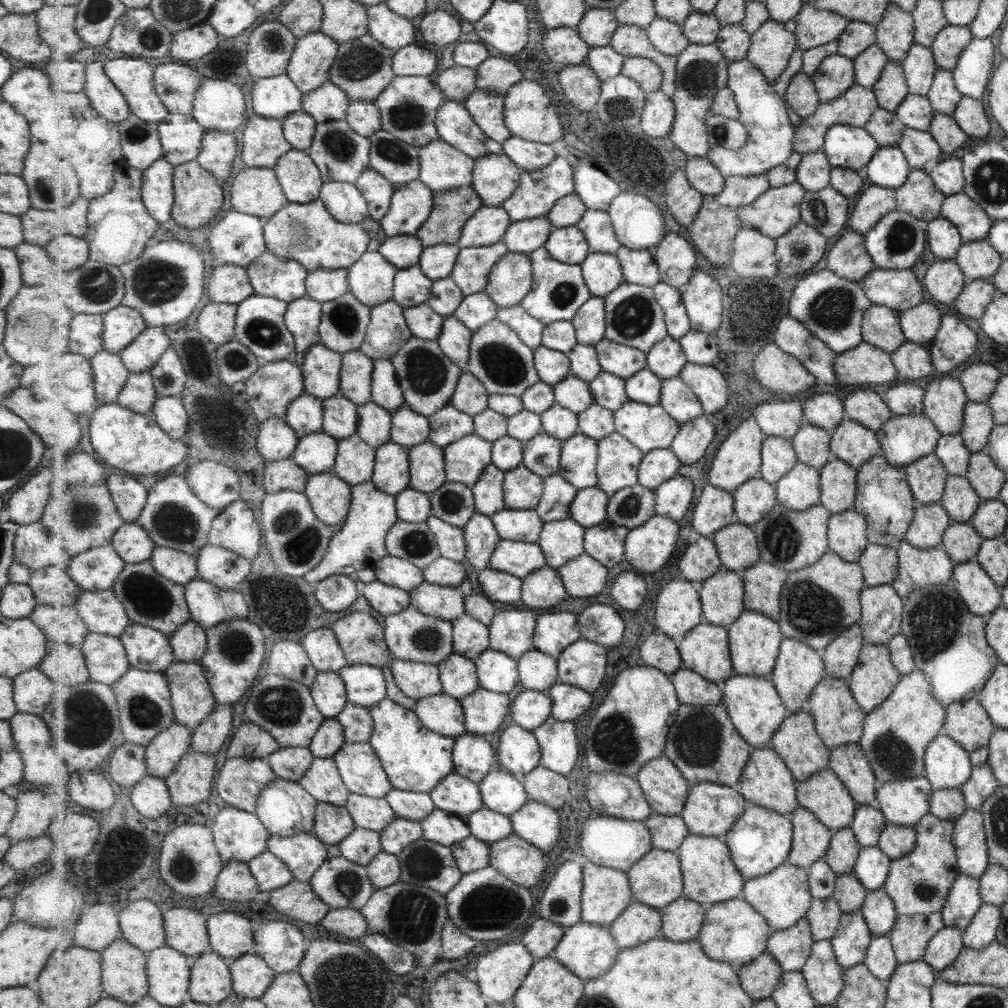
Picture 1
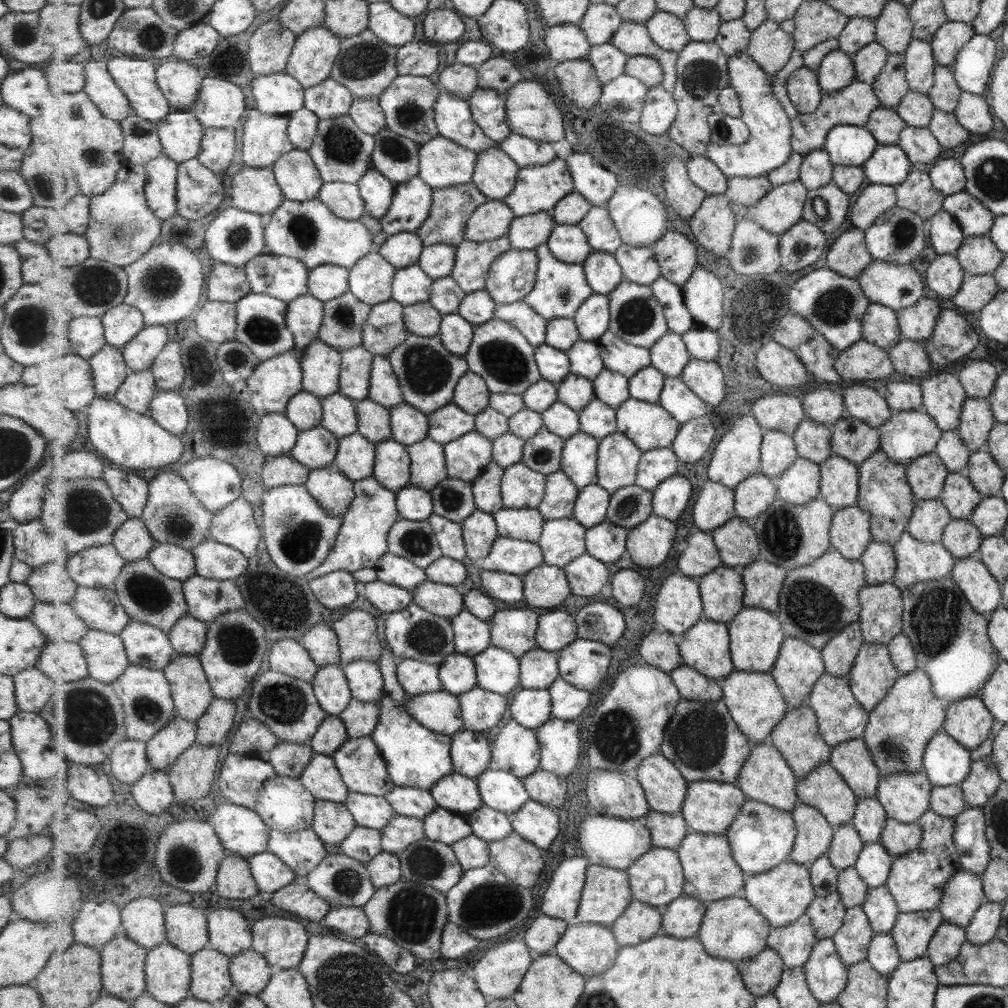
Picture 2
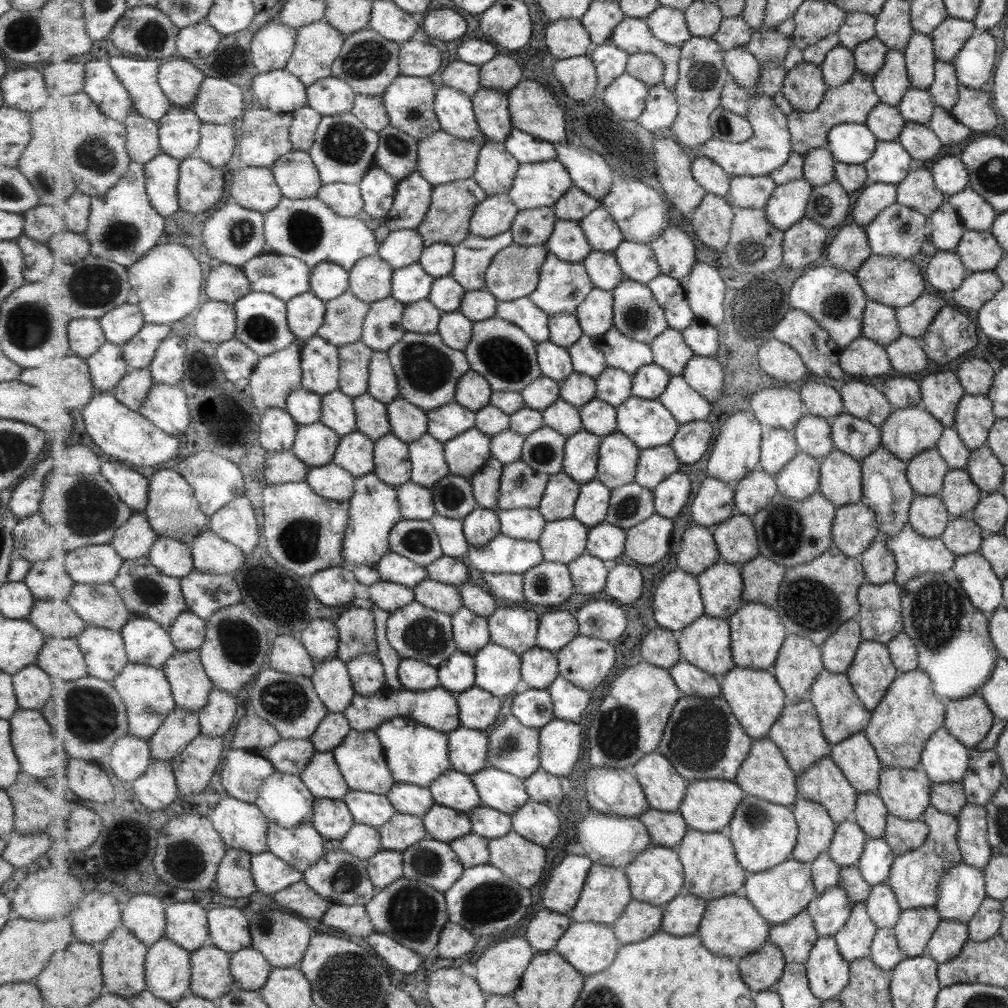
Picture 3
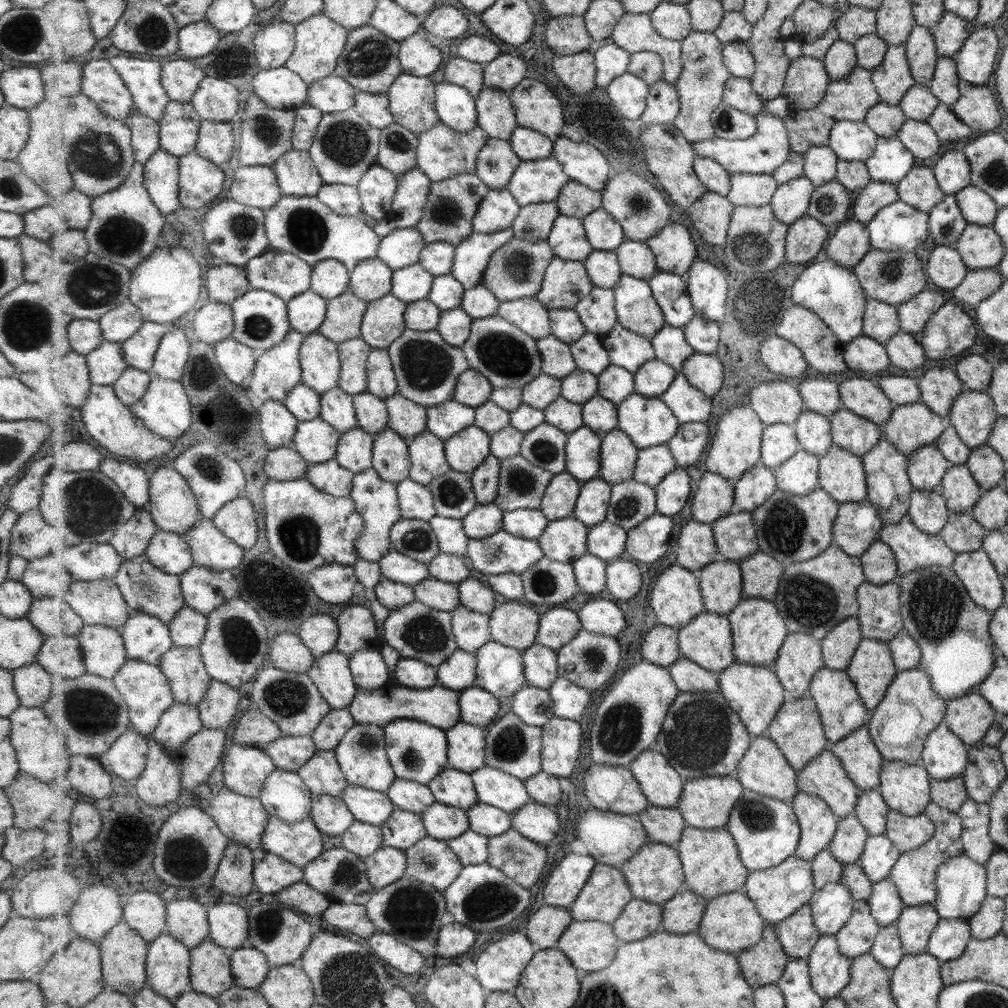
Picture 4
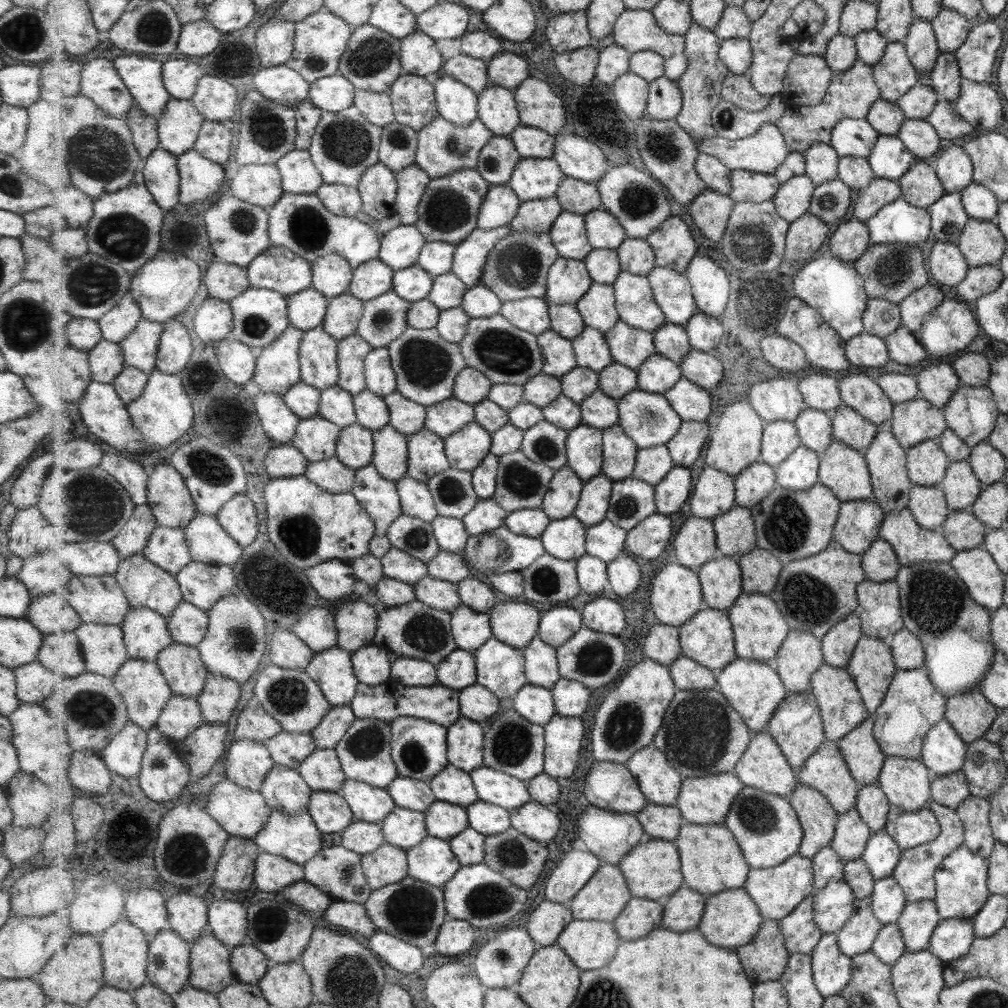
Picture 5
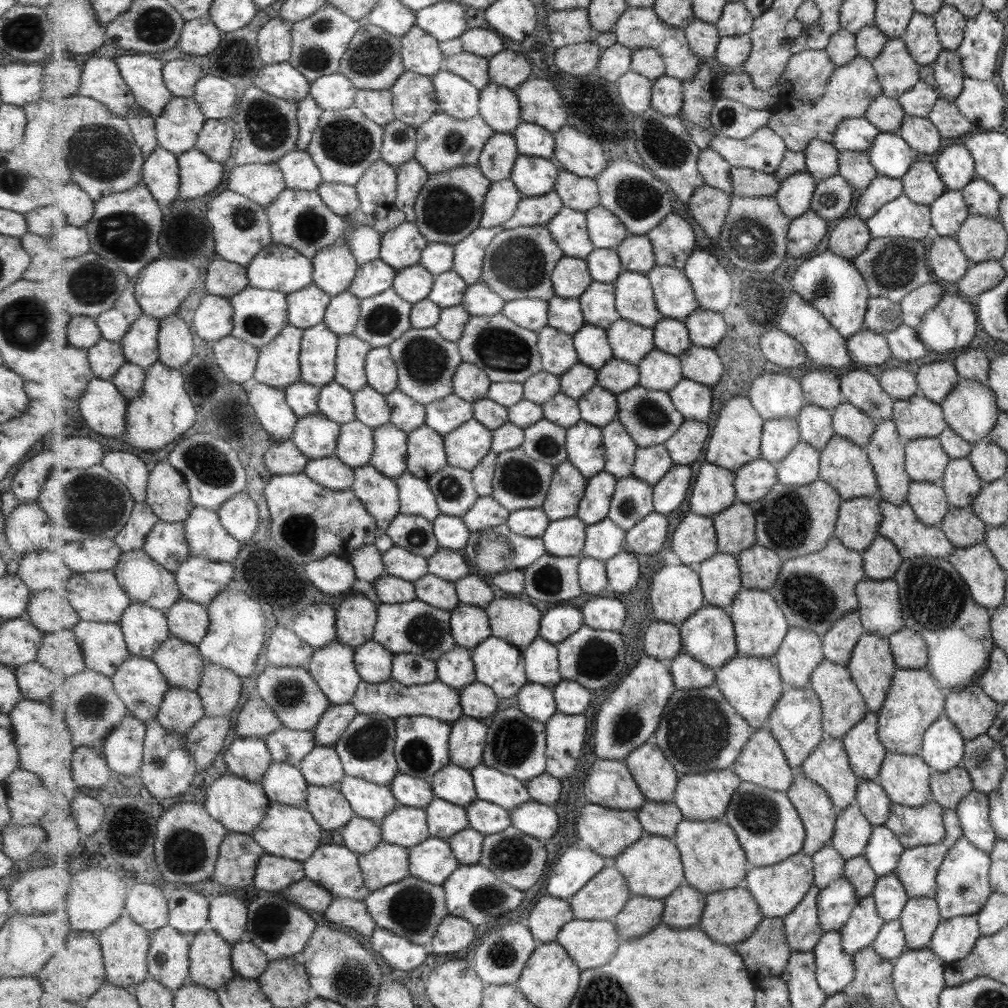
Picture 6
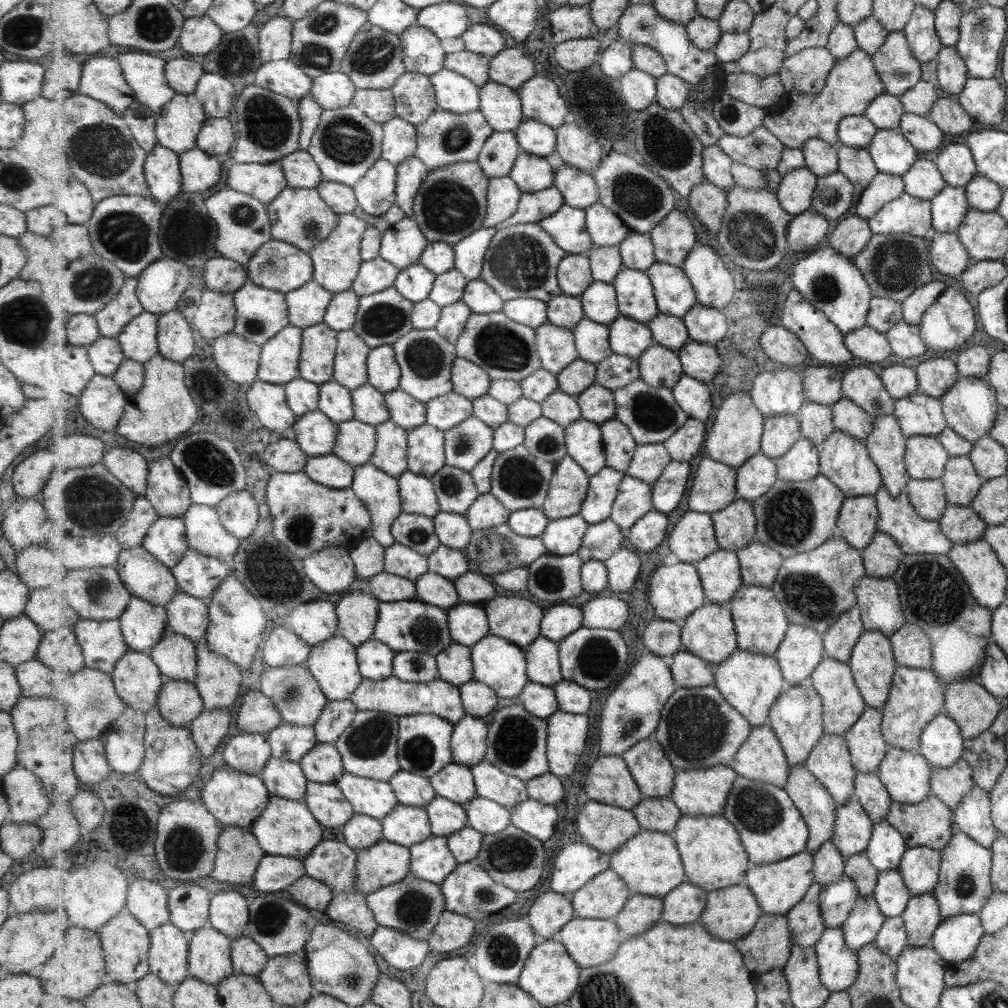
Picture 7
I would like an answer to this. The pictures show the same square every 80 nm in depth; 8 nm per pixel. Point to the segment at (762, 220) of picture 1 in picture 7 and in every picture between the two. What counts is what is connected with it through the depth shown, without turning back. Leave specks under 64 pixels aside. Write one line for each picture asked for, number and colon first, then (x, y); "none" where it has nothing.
2: (783, 207)
3: (788, 204)
4: (791, 202)
5: (793, 200)
6: (795, 195)
7: (798, 187)

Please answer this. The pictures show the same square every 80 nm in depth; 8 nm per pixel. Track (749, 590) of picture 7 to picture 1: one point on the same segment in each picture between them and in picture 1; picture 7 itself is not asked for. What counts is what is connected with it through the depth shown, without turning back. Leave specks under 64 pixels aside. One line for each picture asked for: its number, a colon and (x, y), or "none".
1: (755, 639)
2: (757, 636)
3: (758, 633)
4: (759, 630)
5: (760, 627)
6: (761, 626)

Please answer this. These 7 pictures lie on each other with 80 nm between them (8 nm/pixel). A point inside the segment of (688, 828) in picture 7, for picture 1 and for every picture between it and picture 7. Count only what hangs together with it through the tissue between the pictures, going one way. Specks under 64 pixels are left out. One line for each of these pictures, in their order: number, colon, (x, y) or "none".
1: (710, 876)
2: (711, 872)
3: (712, 869)
4: (712, 865)
5: (712, 860)
6: (714, 859)

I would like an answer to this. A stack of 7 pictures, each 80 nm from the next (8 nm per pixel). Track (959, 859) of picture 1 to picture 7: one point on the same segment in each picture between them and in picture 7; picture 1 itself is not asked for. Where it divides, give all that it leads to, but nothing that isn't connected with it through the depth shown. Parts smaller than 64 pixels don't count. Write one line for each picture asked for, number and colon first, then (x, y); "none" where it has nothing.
2: (968, 836)
3: (974, 850)
4: (976, 845)
5: (973, 812)
6: (972, 810)
7: (971, 815)

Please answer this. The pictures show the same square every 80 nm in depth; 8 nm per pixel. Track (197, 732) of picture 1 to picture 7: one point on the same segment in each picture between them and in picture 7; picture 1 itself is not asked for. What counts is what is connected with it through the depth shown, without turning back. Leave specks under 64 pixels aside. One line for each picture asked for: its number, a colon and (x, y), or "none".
2: (213, 727)
3: (216, 718)
4: (217, 710)
5: (221, 695)
6: (220, 689)
7: (219, 679)

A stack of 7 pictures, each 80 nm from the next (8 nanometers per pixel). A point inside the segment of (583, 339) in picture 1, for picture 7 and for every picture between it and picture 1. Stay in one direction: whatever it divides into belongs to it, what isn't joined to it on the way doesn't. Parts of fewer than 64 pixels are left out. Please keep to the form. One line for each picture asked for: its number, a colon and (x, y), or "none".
2: (593, 319)
3: (596, 313)
4: (598, 311)
5: (598, 307)
6: (598, 302)
7: (600, 300)

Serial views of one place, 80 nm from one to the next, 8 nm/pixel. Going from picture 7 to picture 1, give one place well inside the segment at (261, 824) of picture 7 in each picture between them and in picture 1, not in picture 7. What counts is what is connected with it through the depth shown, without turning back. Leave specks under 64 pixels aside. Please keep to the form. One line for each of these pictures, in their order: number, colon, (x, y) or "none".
1: (304, 854)
2: (303, 851)
3: (302, 846)
4: (301, 842)
5: (294, 836)
6: (293, 832)

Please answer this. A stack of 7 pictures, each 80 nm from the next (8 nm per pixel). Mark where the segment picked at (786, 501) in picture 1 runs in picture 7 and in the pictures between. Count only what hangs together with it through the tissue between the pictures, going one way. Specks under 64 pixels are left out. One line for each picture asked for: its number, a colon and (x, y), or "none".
2: (800, 484)
3: (800, 479)
4: (800, 475)
5: (801, 471)
6: (801, 467)
7: (802, 463)

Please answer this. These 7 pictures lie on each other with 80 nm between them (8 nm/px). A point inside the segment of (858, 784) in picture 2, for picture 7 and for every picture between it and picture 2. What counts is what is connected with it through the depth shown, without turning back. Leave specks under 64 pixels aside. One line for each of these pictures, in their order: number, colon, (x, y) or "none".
3: (856, 757)
4: (862, 761)
5: (863, 757)
6: (865, 753)
7: (865, 743)

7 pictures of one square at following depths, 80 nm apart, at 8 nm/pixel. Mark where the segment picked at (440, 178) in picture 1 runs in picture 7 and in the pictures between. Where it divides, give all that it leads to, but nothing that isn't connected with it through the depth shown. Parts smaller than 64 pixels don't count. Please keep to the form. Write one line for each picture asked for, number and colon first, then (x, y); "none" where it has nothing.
2: (443, 163)
3: (442, 158)
4: (443, 153)
5: (444, 148)
6: (444, 143)
7: (445, 138)

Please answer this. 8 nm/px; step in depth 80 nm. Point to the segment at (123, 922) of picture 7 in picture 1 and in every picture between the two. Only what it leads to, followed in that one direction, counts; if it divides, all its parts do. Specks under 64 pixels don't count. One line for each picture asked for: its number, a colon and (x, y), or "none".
1: (125, 977)
2: (124, 975)
3: (124, 956)
4: (125, 953)
5: (126, 947)
6: (126, 945)

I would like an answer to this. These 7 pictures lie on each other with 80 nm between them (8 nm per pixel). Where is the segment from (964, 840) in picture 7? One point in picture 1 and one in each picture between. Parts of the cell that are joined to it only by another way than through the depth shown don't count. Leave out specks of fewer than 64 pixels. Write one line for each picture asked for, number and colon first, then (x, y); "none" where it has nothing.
1: (962, 901)
2: (962, 895)
3: (960, 891)
4: (960, 884)
5: (960, 889)
6: (962, 887)

